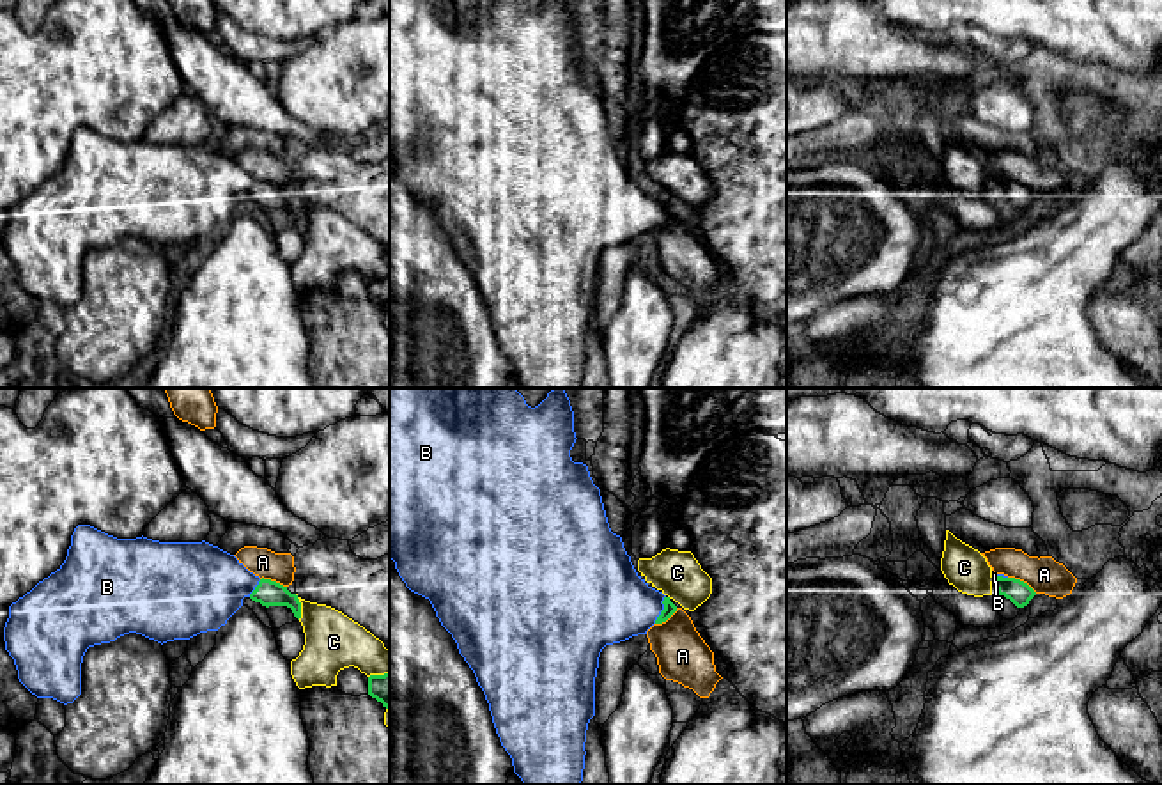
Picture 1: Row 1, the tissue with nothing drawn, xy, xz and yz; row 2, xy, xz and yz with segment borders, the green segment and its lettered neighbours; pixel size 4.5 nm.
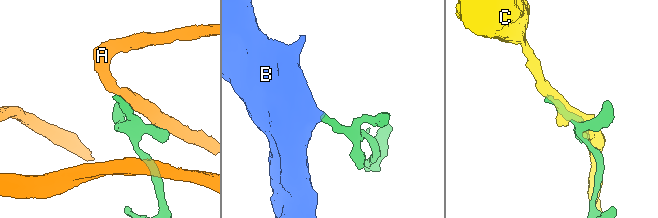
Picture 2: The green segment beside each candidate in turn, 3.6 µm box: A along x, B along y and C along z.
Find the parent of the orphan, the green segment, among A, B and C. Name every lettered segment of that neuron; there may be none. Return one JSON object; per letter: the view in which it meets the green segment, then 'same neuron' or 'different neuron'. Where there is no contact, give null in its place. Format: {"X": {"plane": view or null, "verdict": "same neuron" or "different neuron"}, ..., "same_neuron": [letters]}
{"A": {"plane": "yz", "verdict": "different neuron"}, "B": {"plane": "xz", "verdict": "same neuron"}, "C": {"plane": "xy", "verdict": "different neuron"}, "same_neuron": ["B"]}

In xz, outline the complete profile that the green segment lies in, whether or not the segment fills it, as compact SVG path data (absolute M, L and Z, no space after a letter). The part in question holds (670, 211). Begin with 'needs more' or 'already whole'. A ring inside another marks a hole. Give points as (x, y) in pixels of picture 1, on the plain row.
needs more | M390 0L390 161L406 190L430 204L441 229L452 237L459 257L473 273L500 346L510 358L514 376L523 388L581 388L602 252L647 237L654 227L666 225L677 214L670 200L636 175L622 140L611 135L600 92L593 87L588 69L570 60L576 43L569 0L546 0L535 11L528 9L524 0Z

